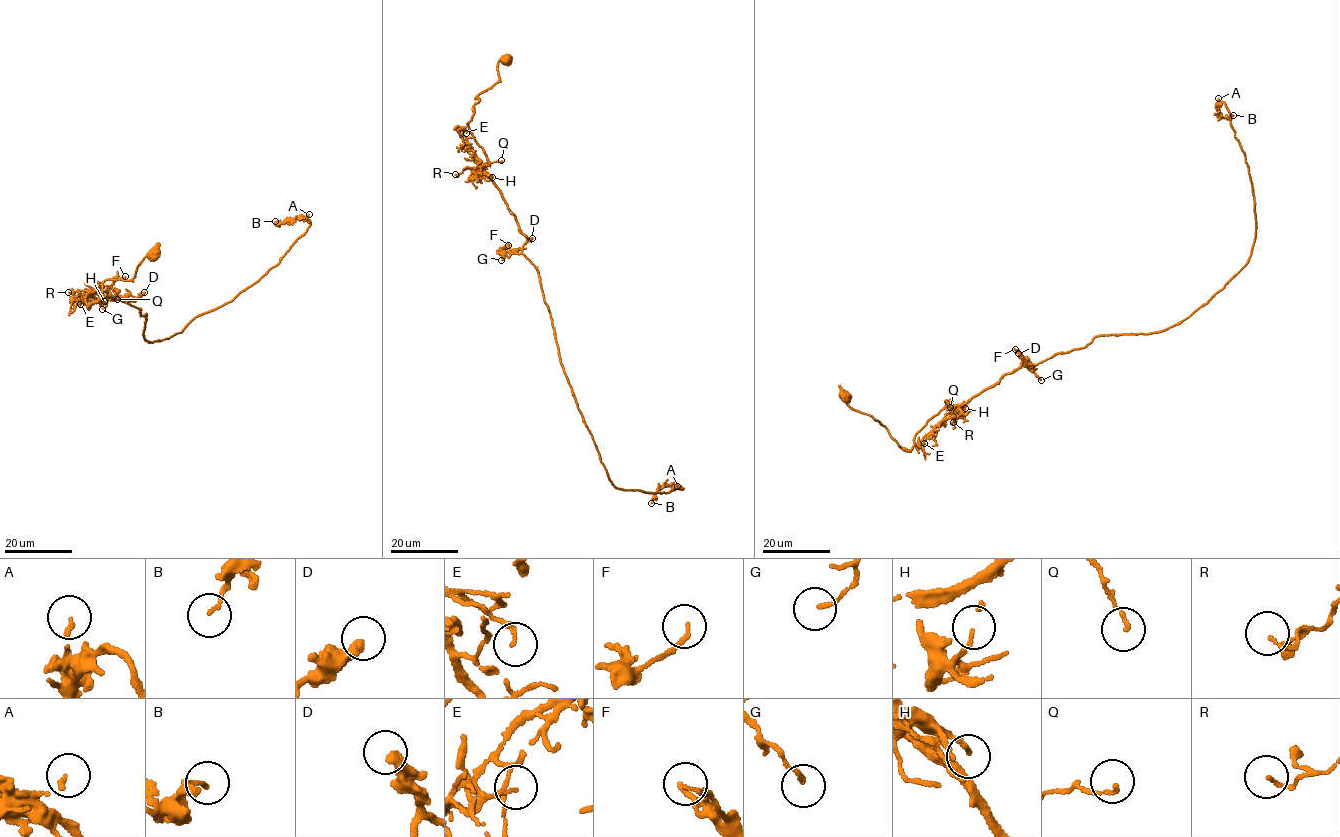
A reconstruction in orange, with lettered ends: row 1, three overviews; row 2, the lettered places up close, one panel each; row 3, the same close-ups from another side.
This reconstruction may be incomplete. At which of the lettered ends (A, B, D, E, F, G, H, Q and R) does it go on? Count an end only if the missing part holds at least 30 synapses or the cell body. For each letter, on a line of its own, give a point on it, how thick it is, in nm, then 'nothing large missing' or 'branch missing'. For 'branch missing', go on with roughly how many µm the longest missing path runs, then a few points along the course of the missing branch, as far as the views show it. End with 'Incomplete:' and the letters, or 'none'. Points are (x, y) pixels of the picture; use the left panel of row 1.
A: place (309, 214); calibre 140 nm; nothing large missing
B: place (275, 221); calibre 110 nm; nothing large missing
D: place (144, 292); calibre 360 nm; nothing large missing
E: place (80, 304); calibre 140 nm; nothing large missing
F: place (125, 276); calibre 130 nm; nothing large missing
G: place (102, 309); calibre 130 nm; nothing large missing
H: place (104, 301); calibre 120 nm; nothing large missing
Q: place (117, 299); calibre 120 nm; nothing large missing
R: place (68, 292); calibre 90 nm; nothing large missing
Incomplete: none

